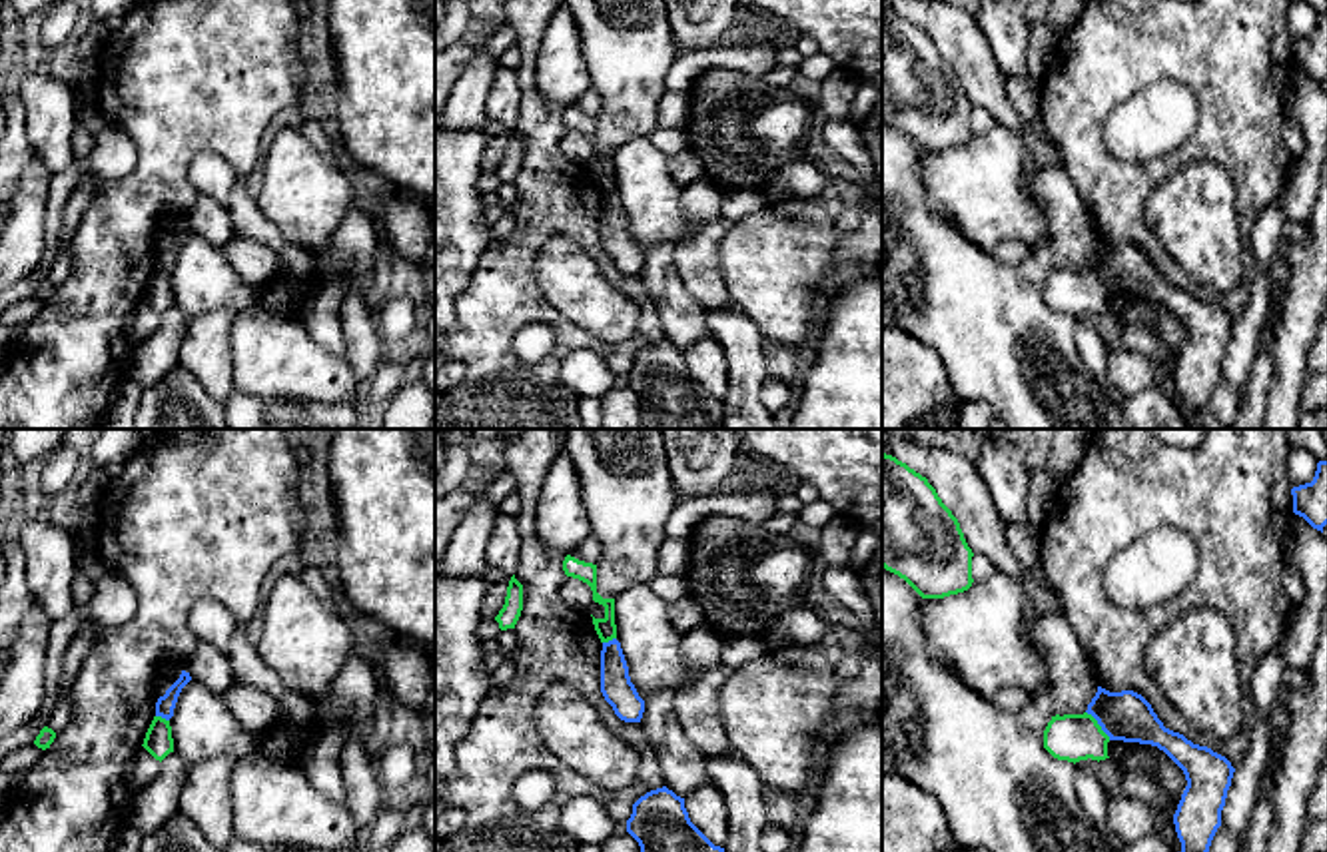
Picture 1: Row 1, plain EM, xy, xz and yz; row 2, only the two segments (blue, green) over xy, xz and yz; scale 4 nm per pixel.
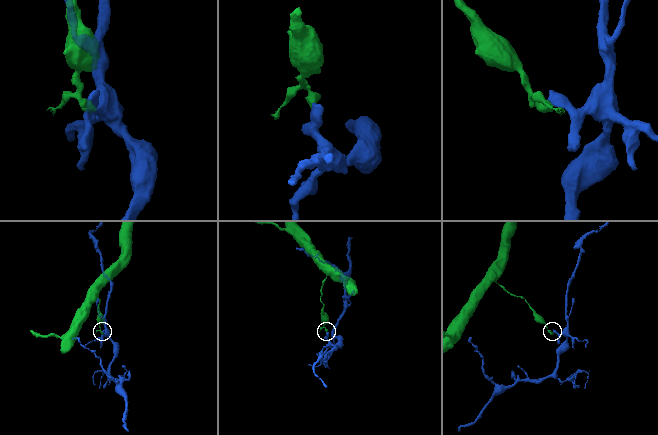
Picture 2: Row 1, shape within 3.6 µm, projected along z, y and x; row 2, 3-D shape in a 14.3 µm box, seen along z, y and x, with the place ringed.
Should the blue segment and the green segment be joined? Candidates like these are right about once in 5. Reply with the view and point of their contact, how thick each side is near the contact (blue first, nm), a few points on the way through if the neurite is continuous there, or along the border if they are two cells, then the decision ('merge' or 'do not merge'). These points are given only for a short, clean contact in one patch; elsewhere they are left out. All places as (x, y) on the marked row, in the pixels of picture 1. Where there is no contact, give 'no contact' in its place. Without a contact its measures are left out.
contact yz (1098, 723); calibres 200 and 190 nm; border yz (1086, 711), (1110, 739); do not merge

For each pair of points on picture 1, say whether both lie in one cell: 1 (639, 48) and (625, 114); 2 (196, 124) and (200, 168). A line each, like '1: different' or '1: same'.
1: same
2: different

